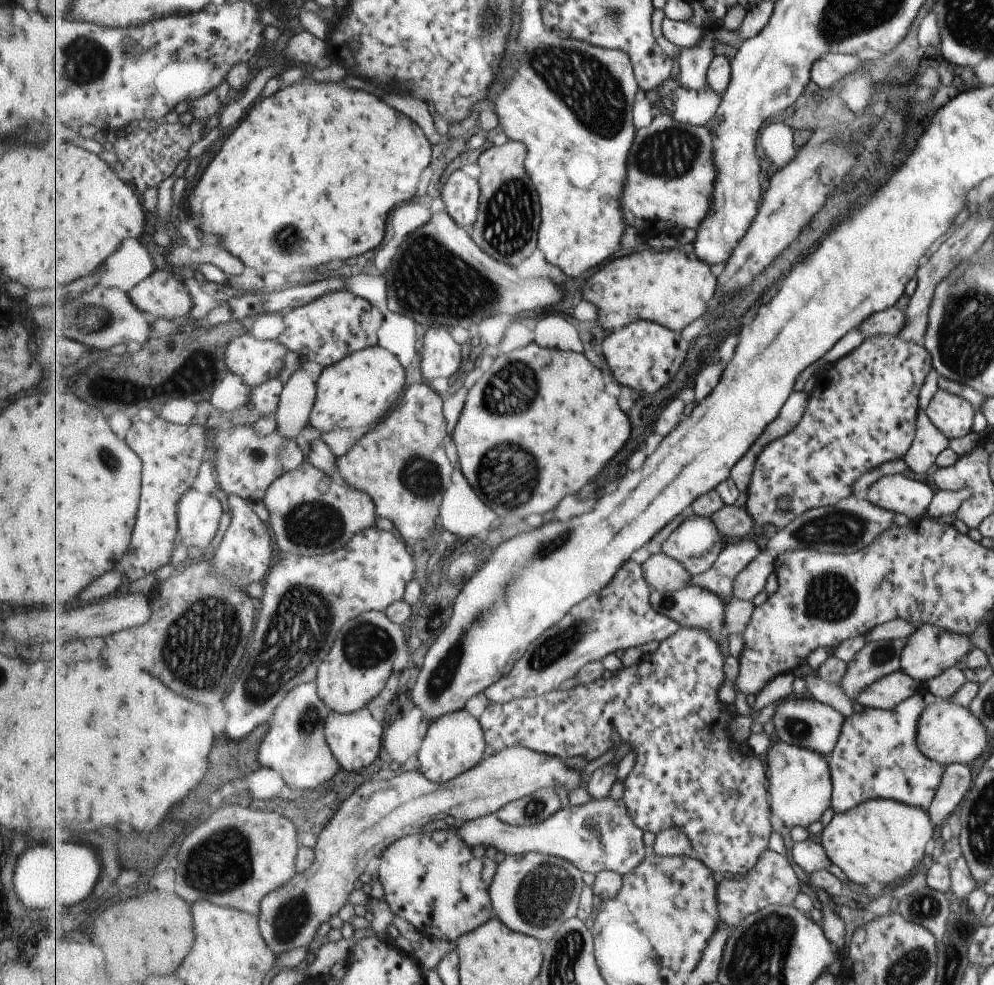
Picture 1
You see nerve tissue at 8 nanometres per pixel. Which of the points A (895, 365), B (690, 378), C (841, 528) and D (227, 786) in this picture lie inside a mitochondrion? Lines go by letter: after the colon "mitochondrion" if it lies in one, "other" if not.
A: other
B: other
C: mitochondrion
D: other

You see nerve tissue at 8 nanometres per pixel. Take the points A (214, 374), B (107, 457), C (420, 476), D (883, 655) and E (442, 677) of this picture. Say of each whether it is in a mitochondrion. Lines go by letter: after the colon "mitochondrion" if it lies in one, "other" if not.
A: mitochondrion
B: mitochondrion
C: mitochondrion
D: mitochondrion
E: mitochondrion

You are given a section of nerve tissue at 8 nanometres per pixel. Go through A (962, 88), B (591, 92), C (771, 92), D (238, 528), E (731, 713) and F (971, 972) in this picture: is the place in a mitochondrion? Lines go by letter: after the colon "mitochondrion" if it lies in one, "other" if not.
A: other
B: mitochondrion
C: other
D: other
E: other
F: other

